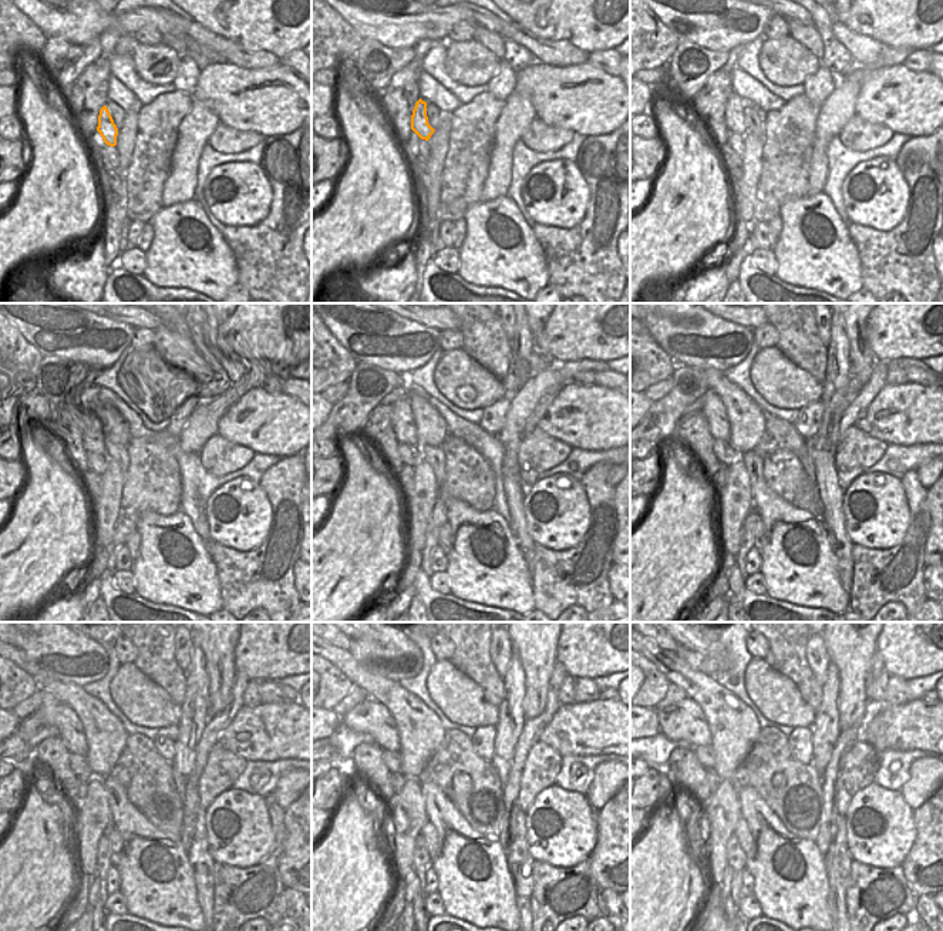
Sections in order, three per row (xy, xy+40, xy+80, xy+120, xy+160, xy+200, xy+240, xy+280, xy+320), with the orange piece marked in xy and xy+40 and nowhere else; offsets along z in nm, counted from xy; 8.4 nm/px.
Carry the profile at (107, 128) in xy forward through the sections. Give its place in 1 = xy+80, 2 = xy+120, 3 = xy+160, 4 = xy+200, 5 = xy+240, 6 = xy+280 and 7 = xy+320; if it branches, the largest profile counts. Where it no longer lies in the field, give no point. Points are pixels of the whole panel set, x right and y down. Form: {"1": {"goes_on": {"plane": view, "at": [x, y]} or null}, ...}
{"1": {"goes_on": {"plane": "xy+80", "at": [734, 117]}}, "2": {"goes_on": {"plane": "xy+120", "at": [93, 433]}}, "3": {"goes_on": {"plane": "xy+160", "at": [403, 423]}}, "4": {"goes_on": {"plane": "xy+200", "at": [711, 406]}}, "5": {"goes_on": {"plane": "xy+240", "at": [60, 716]}}, "6": {"goes_on": {"plane": "xy+280", "at": [370, 716]}}, "7": {"goes_on": {"plane": "xy+320", "at": [684, 721]}}}

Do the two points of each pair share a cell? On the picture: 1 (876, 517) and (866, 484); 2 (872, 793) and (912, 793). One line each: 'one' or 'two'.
1: one
2: two

